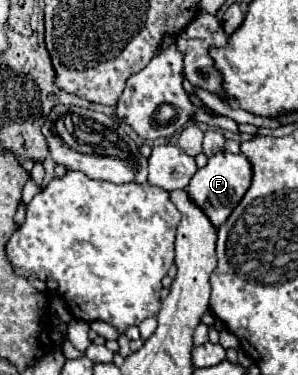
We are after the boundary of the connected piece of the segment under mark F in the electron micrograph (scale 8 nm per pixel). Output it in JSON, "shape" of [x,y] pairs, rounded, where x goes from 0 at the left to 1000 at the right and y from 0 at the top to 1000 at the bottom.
{"shape":[[[732,405],[725,416],[711,416],[698,427],[698,437],[685,448],[671,448],[644,469],[624,507],[644,523],[644,533],[658,533],[658,544],[671,544],[671,555],[685,555],[691,576],[732,608],[738,597],[752,597],[765,587],[765,576],[792,555],[792,544],[819,528],[826,507],[839,501],[839,485],[846,485],[846,437],[819,411]]]}

